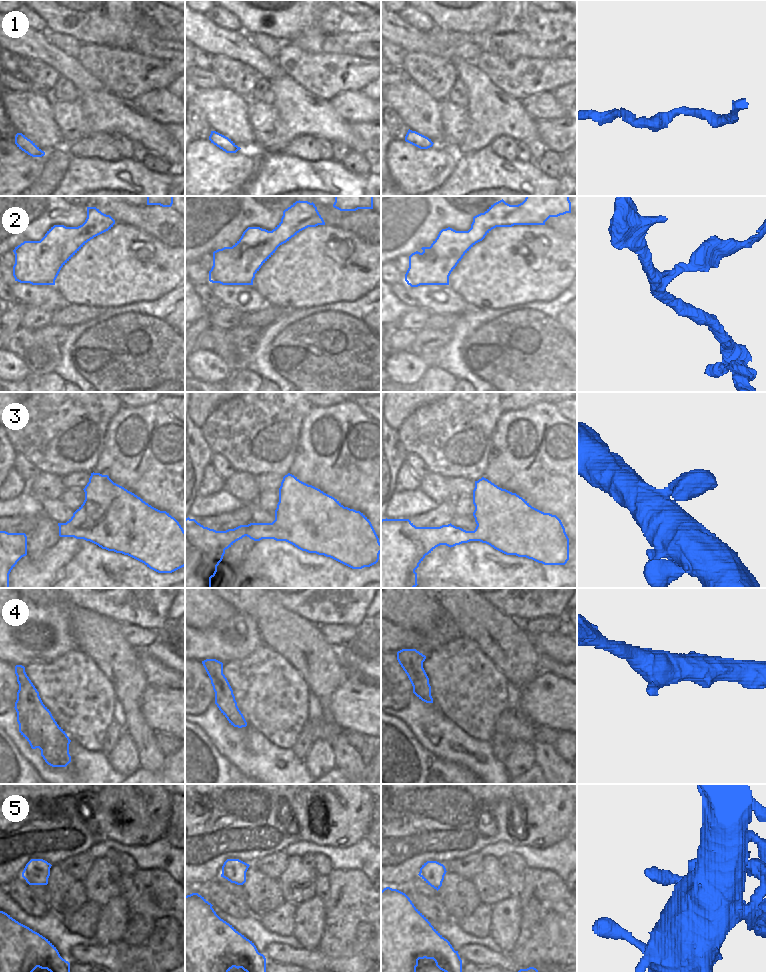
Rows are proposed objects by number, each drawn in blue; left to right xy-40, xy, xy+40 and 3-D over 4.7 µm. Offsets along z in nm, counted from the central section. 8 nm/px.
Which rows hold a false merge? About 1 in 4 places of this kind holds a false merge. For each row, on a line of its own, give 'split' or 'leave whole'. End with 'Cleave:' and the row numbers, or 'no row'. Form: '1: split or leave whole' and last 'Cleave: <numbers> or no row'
1: leave whole
2: leave whole
3: leave whole
4: leave whole
5: leave whole
Cleave: no row

